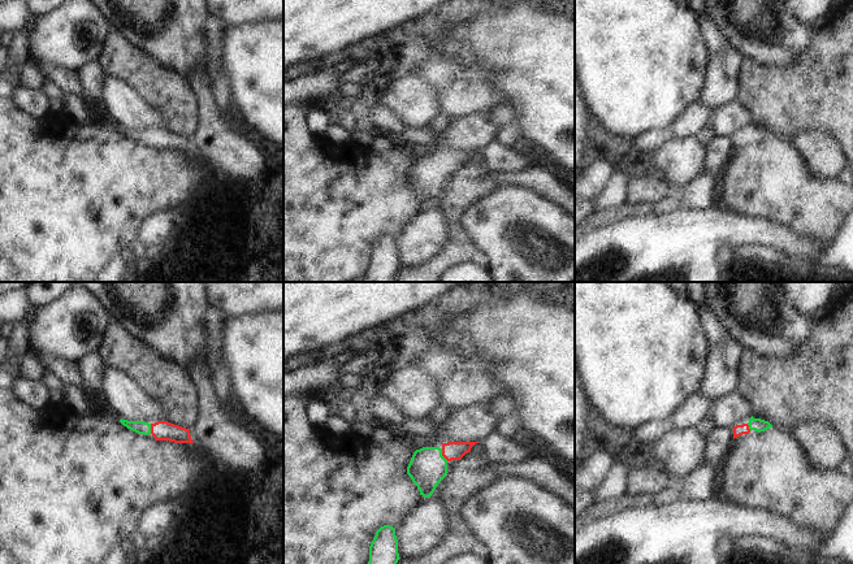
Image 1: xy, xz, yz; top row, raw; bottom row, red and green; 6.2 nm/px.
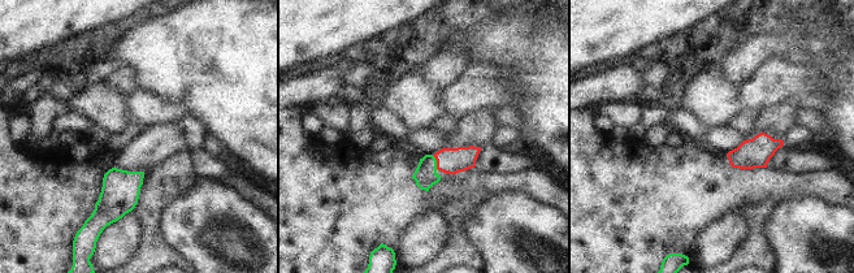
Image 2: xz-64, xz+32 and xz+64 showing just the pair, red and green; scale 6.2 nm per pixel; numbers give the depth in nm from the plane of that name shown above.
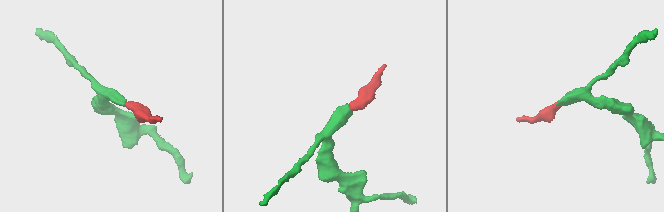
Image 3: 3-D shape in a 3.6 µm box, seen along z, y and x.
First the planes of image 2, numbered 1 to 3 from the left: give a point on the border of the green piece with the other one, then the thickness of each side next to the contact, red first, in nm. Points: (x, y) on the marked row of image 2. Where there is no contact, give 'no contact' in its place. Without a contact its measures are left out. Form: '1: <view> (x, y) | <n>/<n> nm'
1: no contact
2: xz+32 (437, 163) | 160/140 nm
3: no contact

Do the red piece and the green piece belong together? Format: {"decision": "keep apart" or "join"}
{"decision": "join"}

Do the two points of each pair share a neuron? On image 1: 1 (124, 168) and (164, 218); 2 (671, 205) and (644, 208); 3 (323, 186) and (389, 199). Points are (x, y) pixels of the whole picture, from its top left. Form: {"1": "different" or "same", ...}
{"1": "different", "2": "different", "3": "same"}

